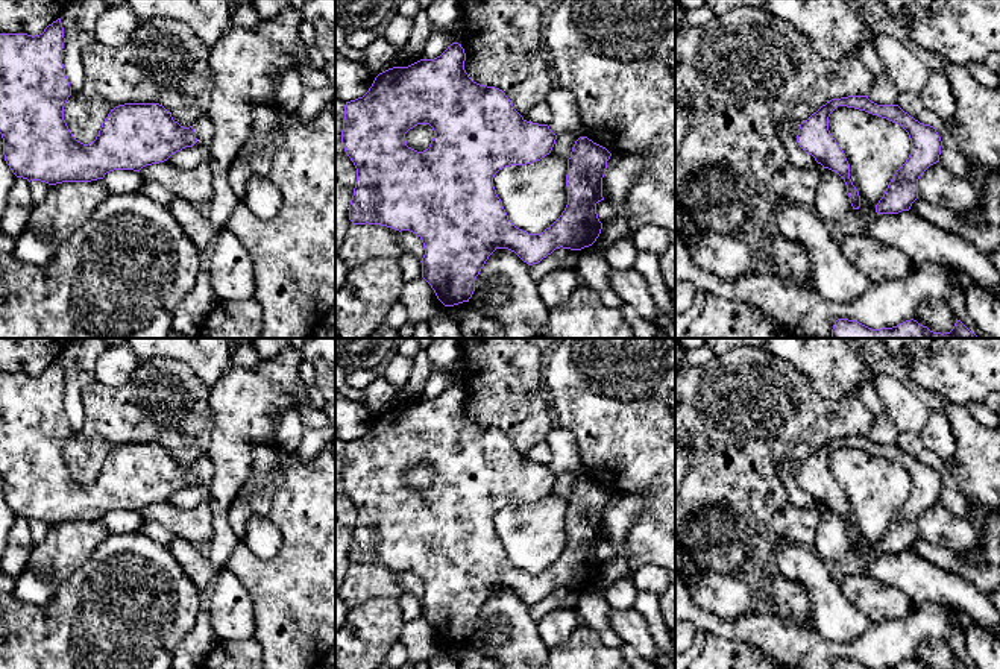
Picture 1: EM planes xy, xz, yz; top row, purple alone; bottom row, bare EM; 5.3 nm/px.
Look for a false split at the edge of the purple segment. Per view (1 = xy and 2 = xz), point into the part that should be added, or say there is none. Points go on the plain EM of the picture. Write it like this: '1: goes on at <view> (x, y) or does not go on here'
1: does not go on here
2: does not go on here

